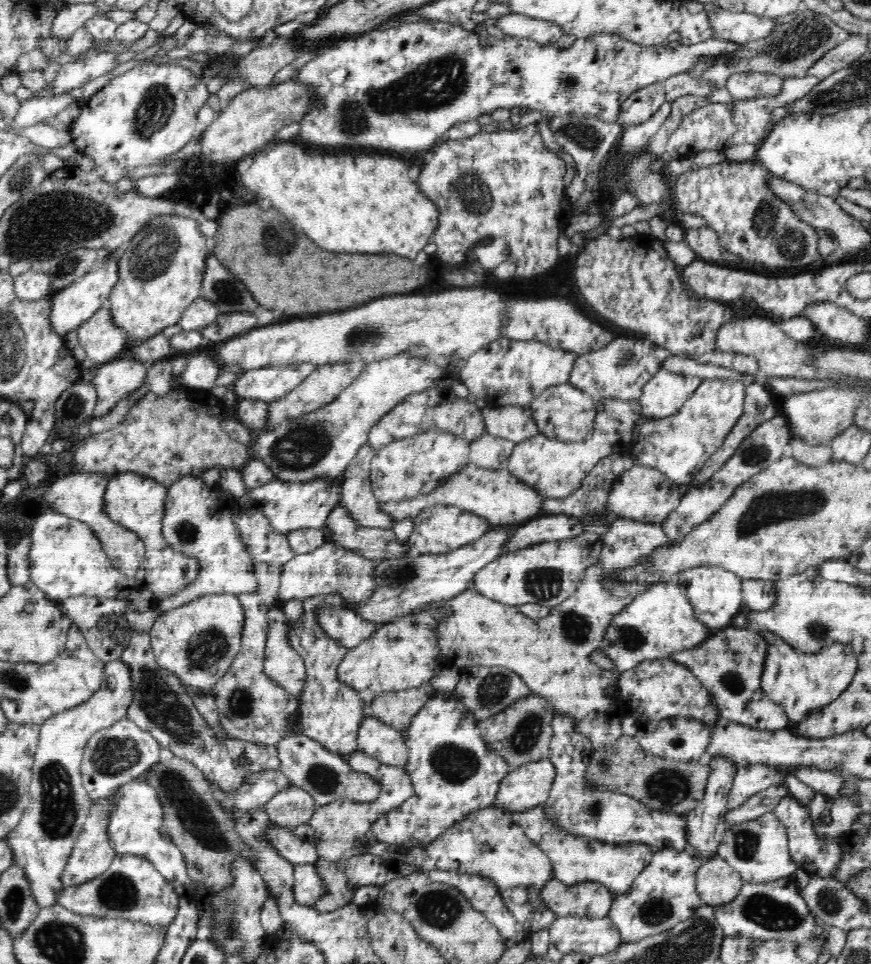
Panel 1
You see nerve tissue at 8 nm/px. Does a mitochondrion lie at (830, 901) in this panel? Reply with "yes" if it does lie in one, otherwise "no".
yes

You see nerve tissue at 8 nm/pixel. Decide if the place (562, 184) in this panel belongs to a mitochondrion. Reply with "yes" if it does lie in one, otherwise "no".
no

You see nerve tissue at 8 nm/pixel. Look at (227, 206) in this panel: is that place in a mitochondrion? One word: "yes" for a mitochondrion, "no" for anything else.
no

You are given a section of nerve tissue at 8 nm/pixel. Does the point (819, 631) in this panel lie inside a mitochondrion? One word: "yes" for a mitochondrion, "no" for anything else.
yes

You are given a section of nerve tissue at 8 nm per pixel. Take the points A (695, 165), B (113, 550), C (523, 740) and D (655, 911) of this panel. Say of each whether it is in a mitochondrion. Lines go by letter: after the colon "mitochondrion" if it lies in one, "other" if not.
A: other
B: other
C: mitochondrion
D: mitochondrion

